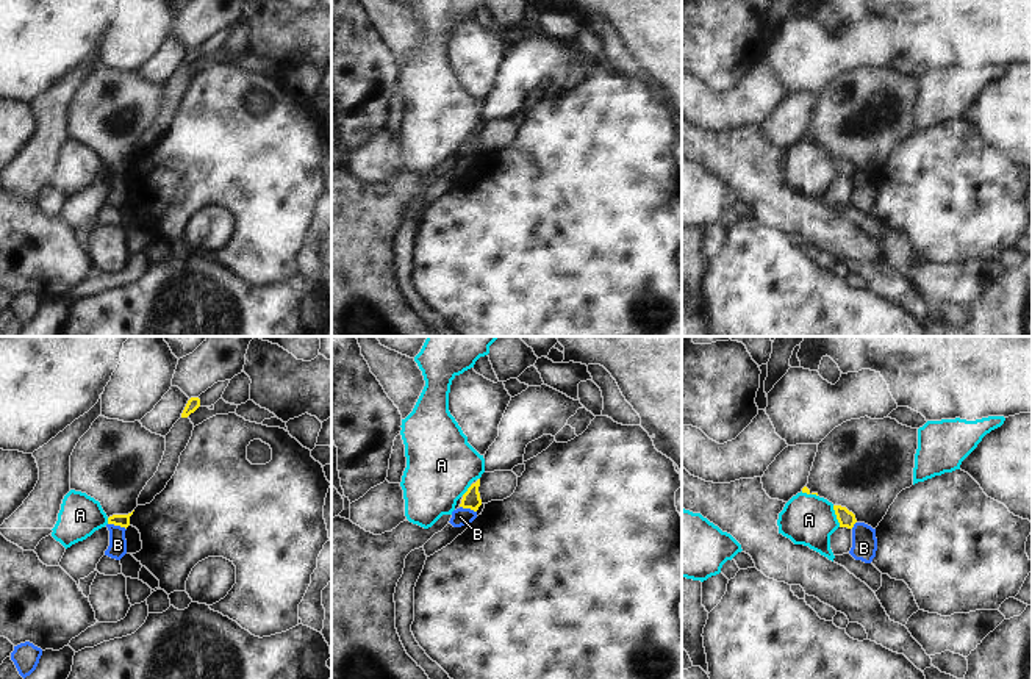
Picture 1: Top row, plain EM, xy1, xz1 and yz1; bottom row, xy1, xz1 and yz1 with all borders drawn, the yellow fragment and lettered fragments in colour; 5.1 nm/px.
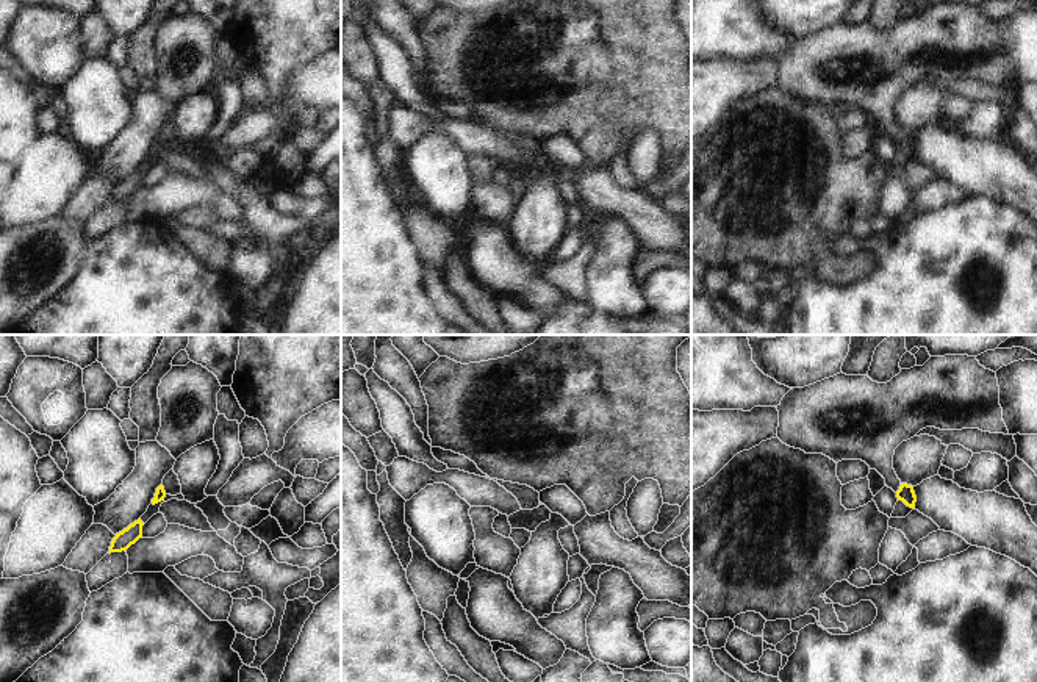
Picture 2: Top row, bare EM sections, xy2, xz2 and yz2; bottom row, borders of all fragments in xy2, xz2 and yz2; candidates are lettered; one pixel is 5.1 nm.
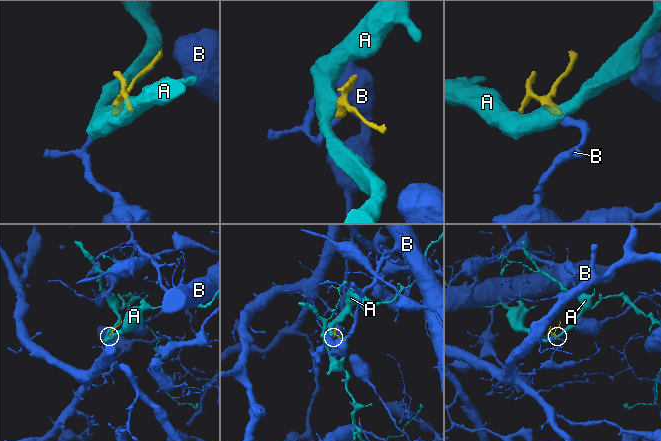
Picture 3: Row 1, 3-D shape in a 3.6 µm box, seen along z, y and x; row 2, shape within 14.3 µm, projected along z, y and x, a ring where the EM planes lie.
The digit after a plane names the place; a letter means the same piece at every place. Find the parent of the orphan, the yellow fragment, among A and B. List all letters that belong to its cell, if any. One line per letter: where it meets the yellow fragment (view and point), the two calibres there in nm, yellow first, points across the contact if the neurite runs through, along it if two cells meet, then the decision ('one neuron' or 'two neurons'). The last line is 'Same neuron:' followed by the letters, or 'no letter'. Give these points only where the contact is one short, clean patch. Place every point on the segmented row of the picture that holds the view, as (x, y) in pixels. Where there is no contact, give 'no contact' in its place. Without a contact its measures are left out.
A: meets yellow in yz1 at (837, 517); 90 nm thick on the yellow side, 260 nm on the other; border along yz1 (832, 506), (840, 526); two neurons
B: meets yellow in xy1 at (118, 524); 60 nm thick on the yellow side, 100 nm on the other; border along xy1 (108, 523), (125, 529); two neurons
Same neuron: no letter

